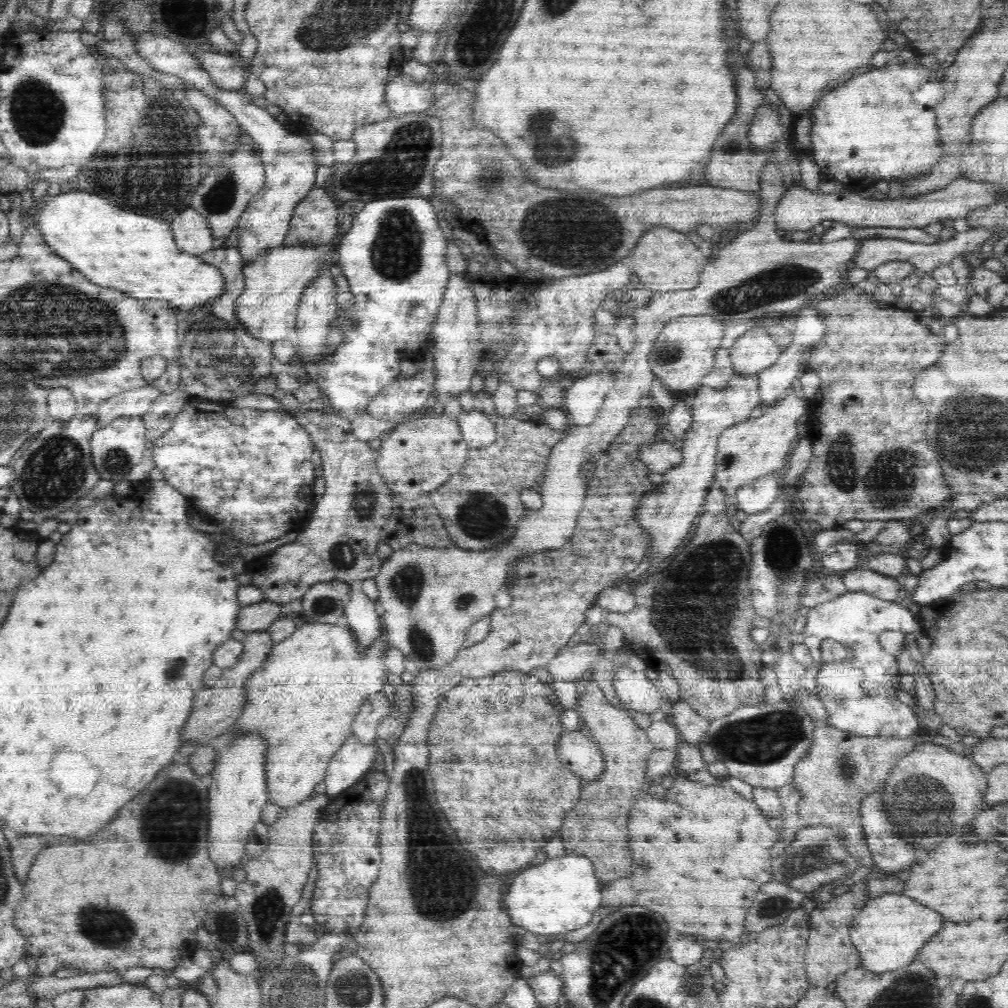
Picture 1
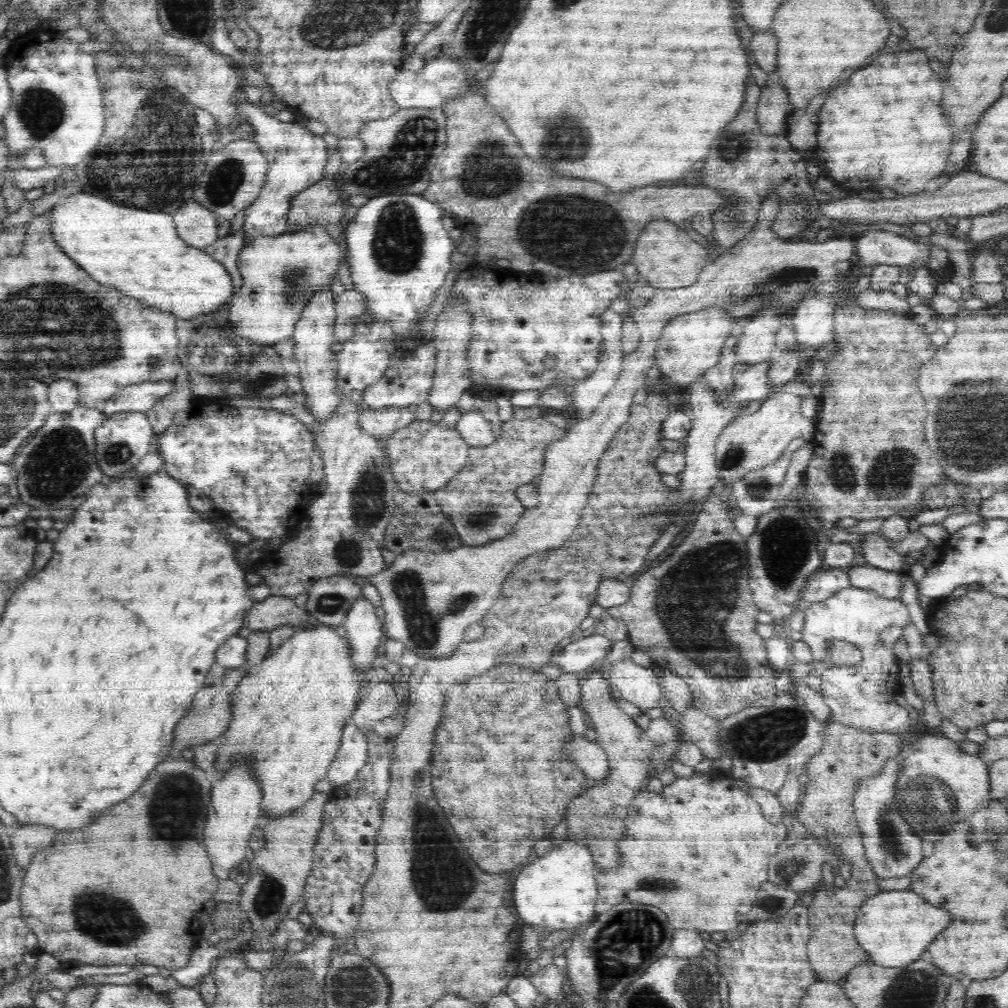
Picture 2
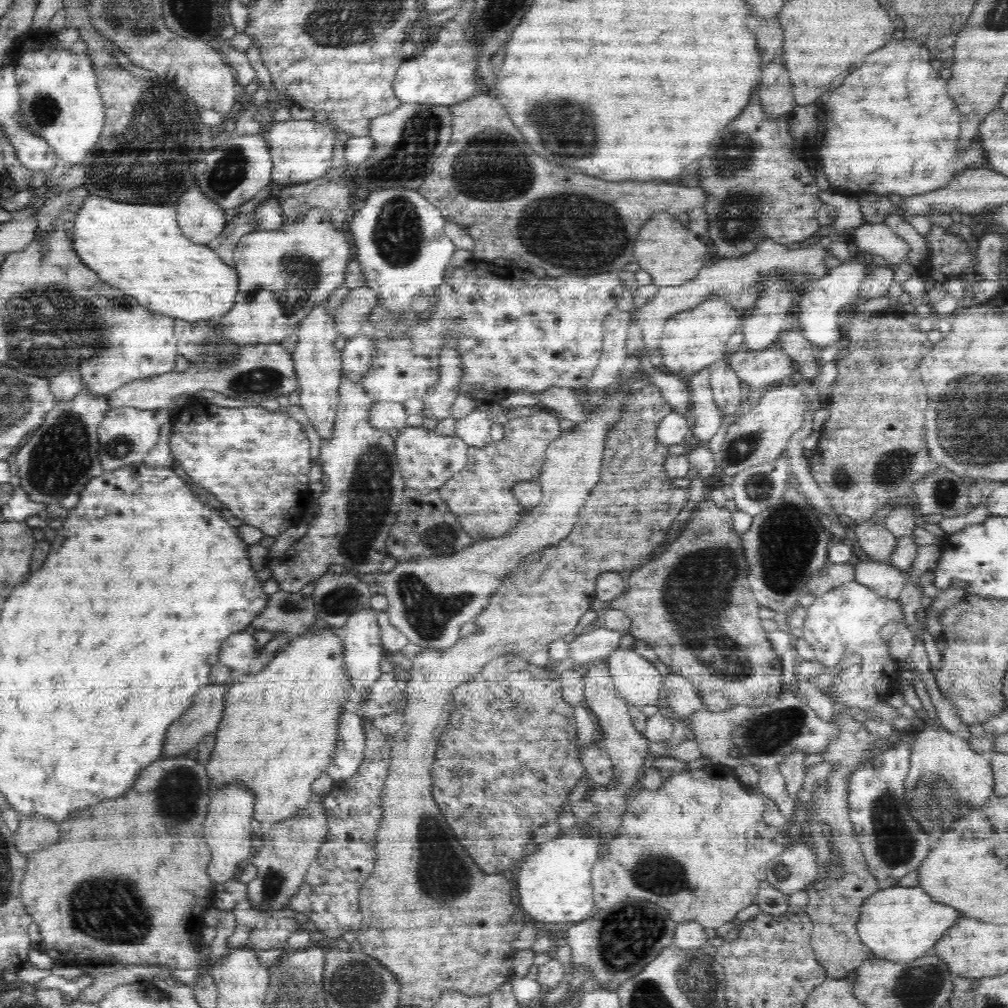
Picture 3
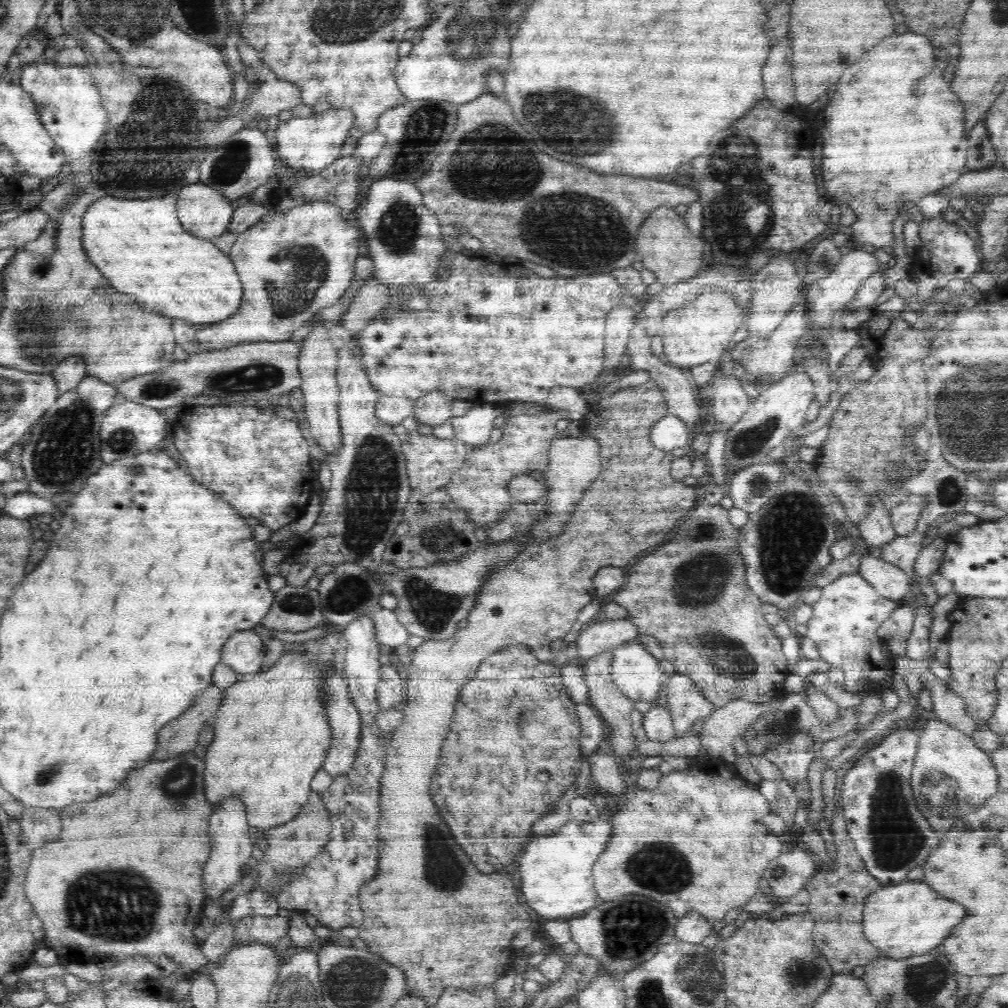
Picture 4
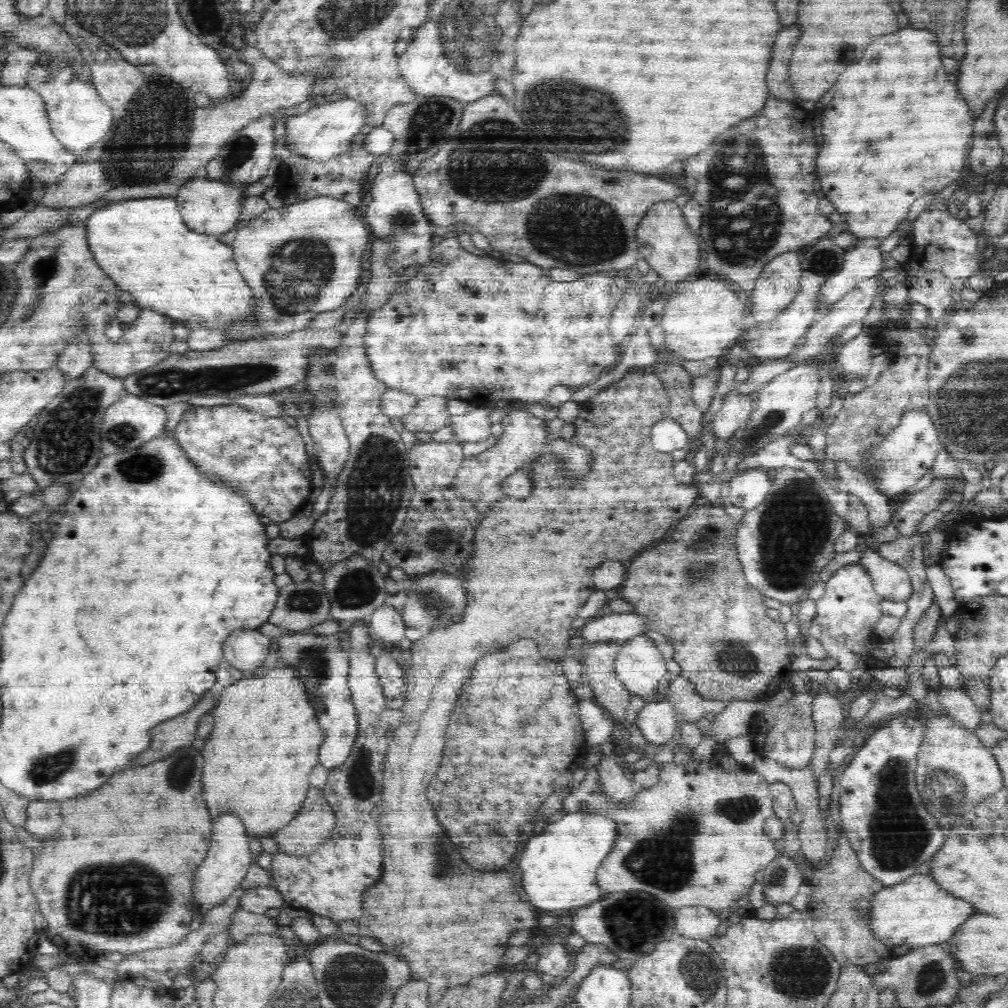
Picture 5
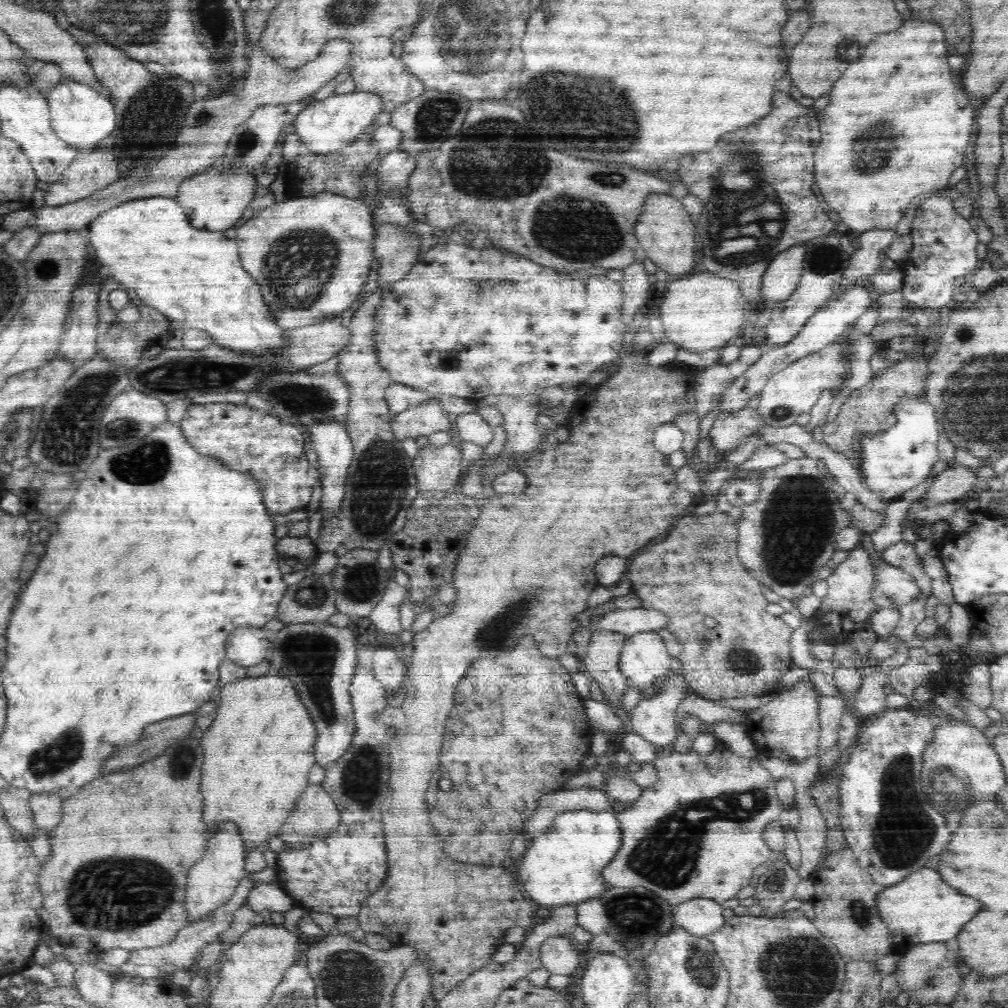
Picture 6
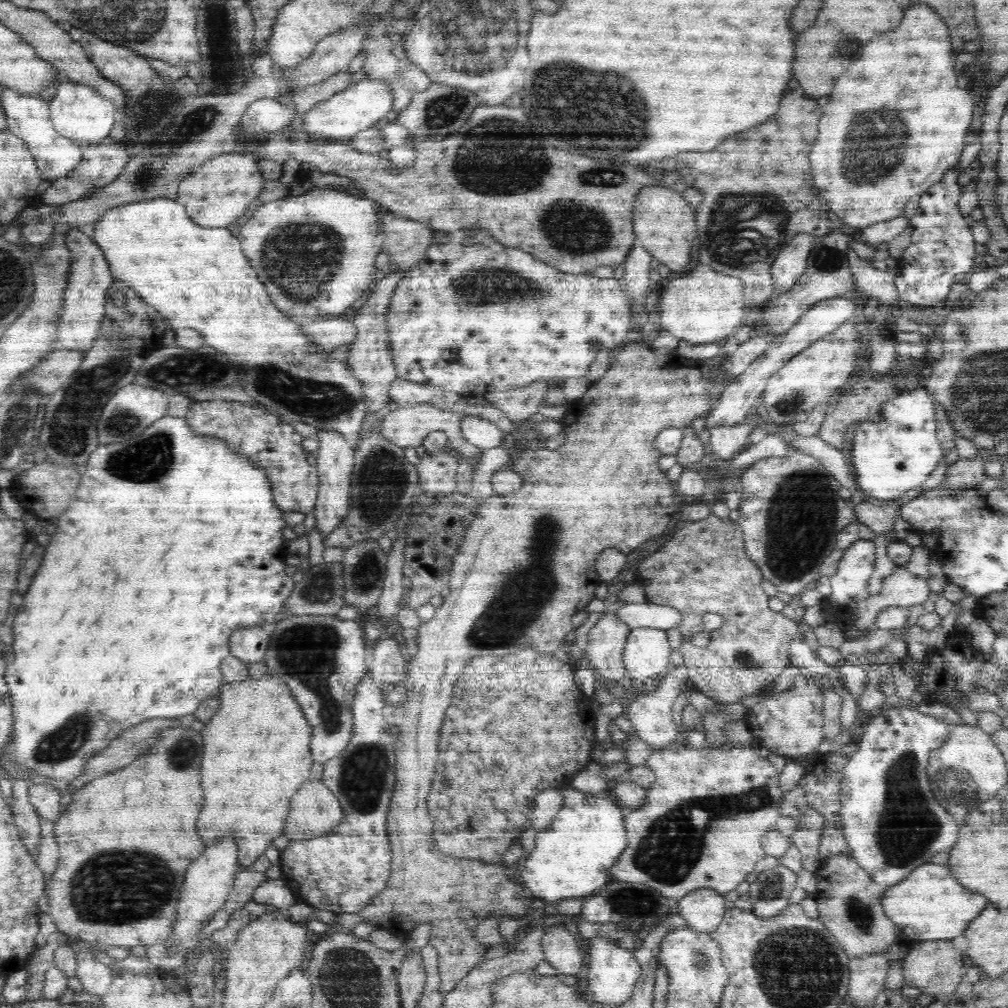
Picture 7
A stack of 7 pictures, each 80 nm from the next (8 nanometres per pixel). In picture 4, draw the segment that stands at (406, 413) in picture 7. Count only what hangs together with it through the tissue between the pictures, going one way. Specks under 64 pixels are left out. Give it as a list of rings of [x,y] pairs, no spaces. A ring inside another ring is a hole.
[[[428,392],[414,402],[414,416],[420,424],[435,428],[453,417],[451,404],[454,399],[442,392]]]

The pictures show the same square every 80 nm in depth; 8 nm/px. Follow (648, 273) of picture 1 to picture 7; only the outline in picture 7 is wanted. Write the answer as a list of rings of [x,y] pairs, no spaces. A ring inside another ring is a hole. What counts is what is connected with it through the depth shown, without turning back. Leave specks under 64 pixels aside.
[[[663,184],[640,188],[634,204],[633,232],[642,242],[642,247],[659,264],[668,266],[671,275],[679,275],[689,270],[690,252],[697,236],[696,209],[681,195]]]

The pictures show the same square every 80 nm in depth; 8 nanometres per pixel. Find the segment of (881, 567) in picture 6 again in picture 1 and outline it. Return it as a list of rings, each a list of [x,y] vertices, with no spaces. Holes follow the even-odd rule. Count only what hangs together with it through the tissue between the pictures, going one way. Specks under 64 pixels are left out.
[[[853,568],[841,577],[847,592],[864,592],[884,601],[900,601],[904,586],[901,579],[884,576],[872,569]]]

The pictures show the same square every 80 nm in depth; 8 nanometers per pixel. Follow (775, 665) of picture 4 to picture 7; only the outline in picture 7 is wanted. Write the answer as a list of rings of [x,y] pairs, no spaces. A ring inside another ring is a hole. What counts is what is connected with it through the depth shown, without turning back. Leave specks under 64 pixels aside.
[[[712,513],[710,516],[707,516],[705,519],[697,520],[697,521],[684,521],[681,519],[677,519],[677,525],[673,529],[673,533],[671,534],[670,540],[667,540],[663,545],[659,547],[653,554],[646,556],[643,559],[638,561],[638,568],[636,573],[636,581],[643,584],[646,589],[645,602],[652,603],[660,606],[670,606],[674,607],[674,609],[678,610],[678,612],[684,614],[684,618],[682,618],[682,622],[678,624],[675,628],[678,629],[678,632],[682,636],[684,636],[685,641],[684,644],[679,649],[680,653],[684,657],[684,666],[686,667],[686,674],[688,674],[688,679],[691,684],[693,684],[693,688],[696,691],[700,691],[704,693],[706,696],[709,696],[714,701],[722,702],[722,703],[735,703],[739,702],[739,698],[745,696],[754,696],[755,694],[762,693],[762,691],[766,690],[768,687],[773,687],[773,682],[780,676],[780,672],[784,670],[786,667],[791,666],[791,661],[789,658],[789,645],[790,641],[793,639],[794,635],[799,635],[798,622],[792,622],[782,612],[772,612],[768,606],[768,597],[762,588],[762,573],[760,569],[748,561],[748,558],[745,556],[744,547],[742,548],[734,548],[733,546],[740,546],[742,544],[743,532],[740,532],[740,527],[737,521],[733,521],[730,518],[720,518]],[[714,613],[718,614],[724,619],[724,624],[718,628],[718,630],[714,630],[714,632],[710,632],[710,644],[706,648],[697,648],[692,643],[690,643],[690,637],[696,636],[698,632],[702,632],[704,626],[702,626],[702,616],[704,614]]]

